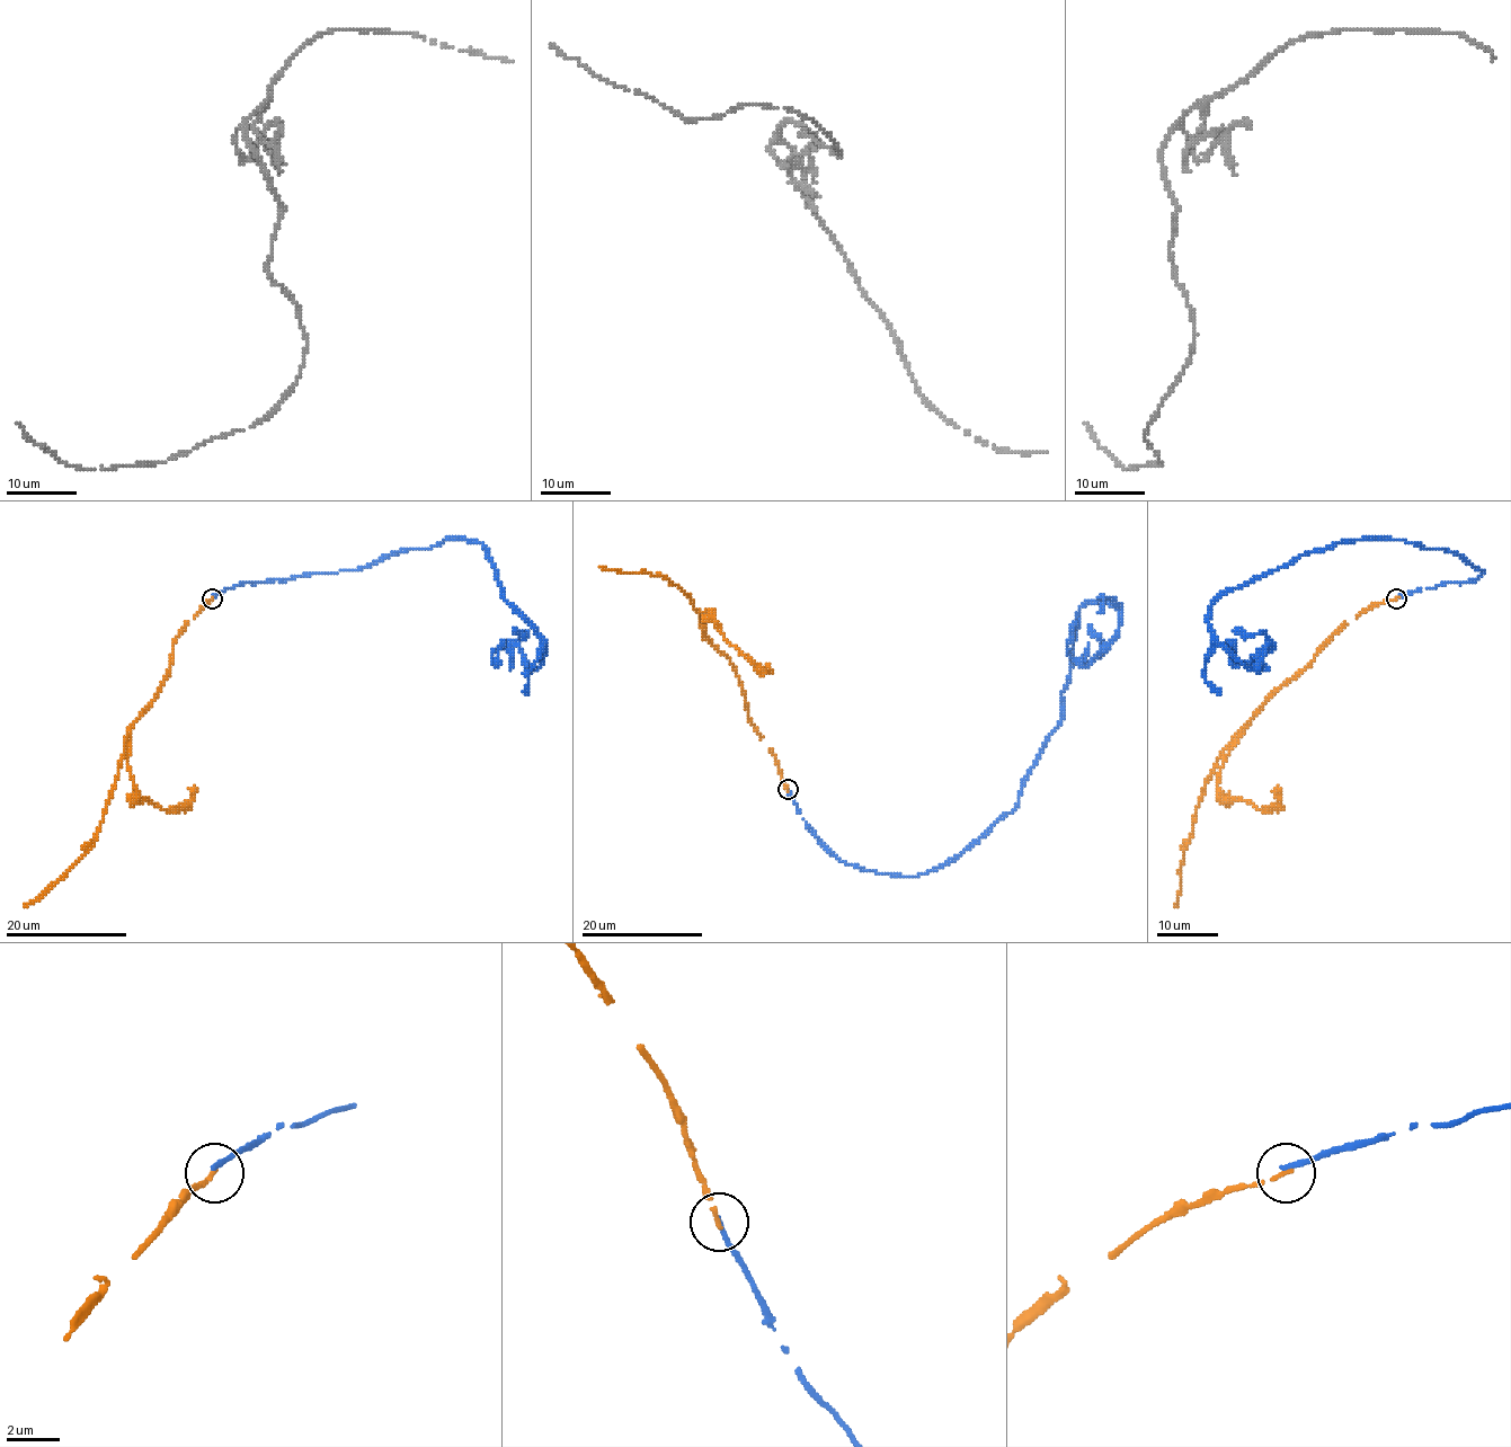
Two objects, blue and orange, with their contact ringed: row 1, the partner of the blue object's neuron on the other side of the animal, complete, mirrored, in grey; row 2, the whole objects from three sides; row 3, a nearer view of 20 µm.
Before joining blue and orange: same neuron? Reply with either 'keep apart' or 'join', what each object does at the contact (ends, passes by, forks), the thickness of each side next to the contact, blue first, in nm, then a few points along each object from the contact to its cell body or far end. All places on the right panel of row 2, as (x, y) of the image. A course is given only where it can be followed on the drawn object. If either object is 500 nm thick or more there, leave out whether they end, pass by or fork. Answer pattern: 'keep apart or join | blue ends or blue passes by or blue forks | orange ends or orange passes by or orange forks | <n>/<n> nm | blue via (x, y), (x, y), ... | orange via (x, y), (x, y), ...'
keep apart | blue ends | orange ends | 190/160 nm | blue via (1397, 597), (1483, 570), (1336, 542), (1227, 588), (1218, 640), (1251, 667), (1269, 644), (1240, 663), (1227, 640) | orange via (1397, 597), (1371, 605), (1345, 622), (1306, 667), (1271, 697), (1218, 761), (1197, 809), (1175, 906)

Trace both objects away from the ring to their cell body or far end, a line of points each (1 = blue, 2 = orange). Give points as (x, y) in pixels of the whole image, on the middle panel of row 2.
1: (787, 789), (843, 862), (943, 867), (1018, 802), (1076, 612), (1107, 601), (1119, 631), (1078, 662), (1080, 619)
2: (787, 789), (779, 763), (749, 718), (732, 663), (704, 636), (695, 610), (681, 588), (645, 573), (601, 567)

